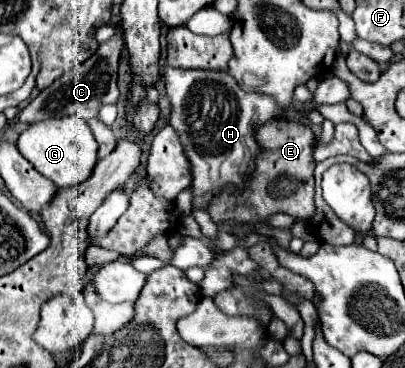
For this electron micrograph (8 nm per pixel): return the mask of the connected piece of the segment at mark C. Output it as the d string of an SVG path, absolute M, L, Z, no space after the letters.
M120 22L116 25L116 36L102 45L92 58L88 58L82 66L78 66L74 72L64 74L64 78L56 80L48 90L42 90L18 116L18 122L24 126L48 120L48 118L64 118L64 116L80 116L84 120L96 118L100 106L104 104L116 104L118 100L118 86L116 86L116 70L120 52L124 48L123 32Z

